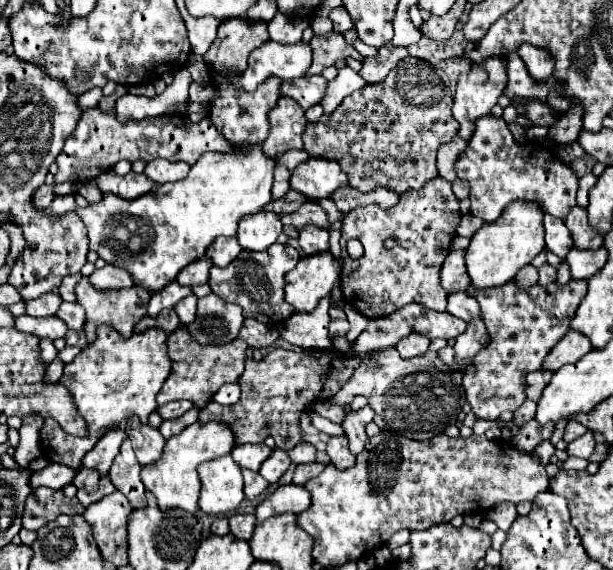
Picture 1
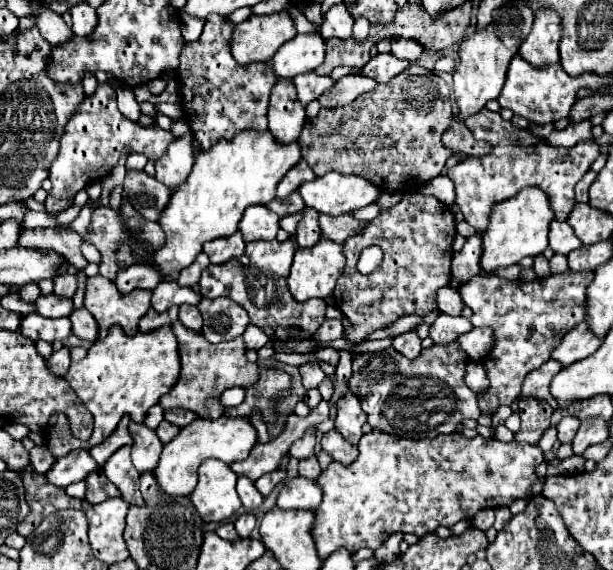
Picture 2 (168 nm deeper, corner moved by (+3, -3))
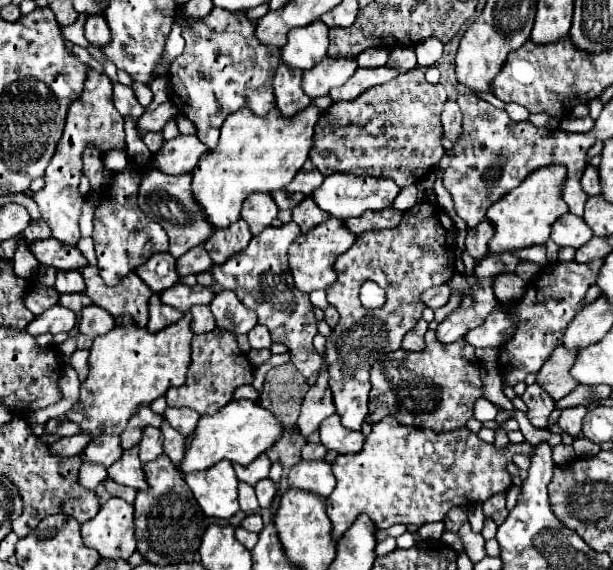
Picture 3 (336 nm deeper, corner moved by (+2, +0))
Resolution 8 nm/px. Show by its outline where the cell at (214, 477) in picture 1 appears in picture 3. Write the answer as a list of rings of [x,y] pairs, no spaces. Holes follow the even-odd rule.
[[[228,460],[198,474],[184,474],[184,480],[206,516],[230,518],[240,510],[238,480]]]

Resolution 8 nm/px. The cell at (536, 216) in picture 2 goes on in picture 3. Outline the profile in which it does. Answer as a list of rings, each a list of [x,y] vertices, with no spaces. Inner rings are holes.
[[[542,166],[524,178],[524,182],[508,192],[500,202],[490,206],[486,216],[496,228],[496,234],[490,240],[490,250],[502,254],[534,244],[544,244],[550,238],[552,224],[568,212],[568,206],[562,198],[562,182],[566,182],[566,166]]]

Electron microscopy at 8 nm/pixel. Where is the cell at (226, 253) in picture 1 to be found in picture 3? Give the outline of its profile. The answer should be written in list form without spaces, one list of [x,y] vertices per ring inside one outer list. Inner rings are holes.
[[[238,220],[238,222],[230,224],[226,230],[216,230],[206,240],[204,248],[208,250],[214,264],[222,264],[228,258],[232,258],[234,254],[242,252],[248,246],[250,238],[252,238],[252,234],[250,234],[246,222]]]

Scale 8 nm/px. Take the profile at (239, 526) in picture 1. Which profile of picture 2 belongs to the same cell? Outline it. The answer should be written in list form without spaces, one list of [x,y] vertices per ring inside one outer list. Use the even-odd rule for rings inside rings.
[[[243,513],[243,515],[239,515],[237,517],[237,521],[235,521],[235,531],[239,533],[239,537],[249,537],[251,535],[251,531],[253,531],[253,527],[255,527],[255,515],[251,515],[251,513]]]

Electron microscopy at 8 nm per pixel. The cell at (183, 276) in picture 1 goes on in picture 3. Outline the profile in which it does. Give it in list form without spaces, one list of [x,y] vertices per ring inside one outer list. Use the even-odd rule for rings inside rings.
[[[202,246],[190,248],[186,254],[182,254],[176,260],[176,270],[180,276],[188,276],[188,274],[200,274],[212,268],[212,260],[208,256],[208,252]]]

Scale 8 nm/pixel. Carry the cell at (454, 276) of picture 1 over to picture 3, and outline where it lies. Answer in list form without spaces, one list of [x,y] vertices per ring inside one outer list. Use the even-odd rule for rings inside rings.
[[[482,218],[482,222],[476,228],[468,230],[466,236],[466,252],[474,258],[482,258],[488,252],[488,242],[494,236],[494,226],[488,218]]]

